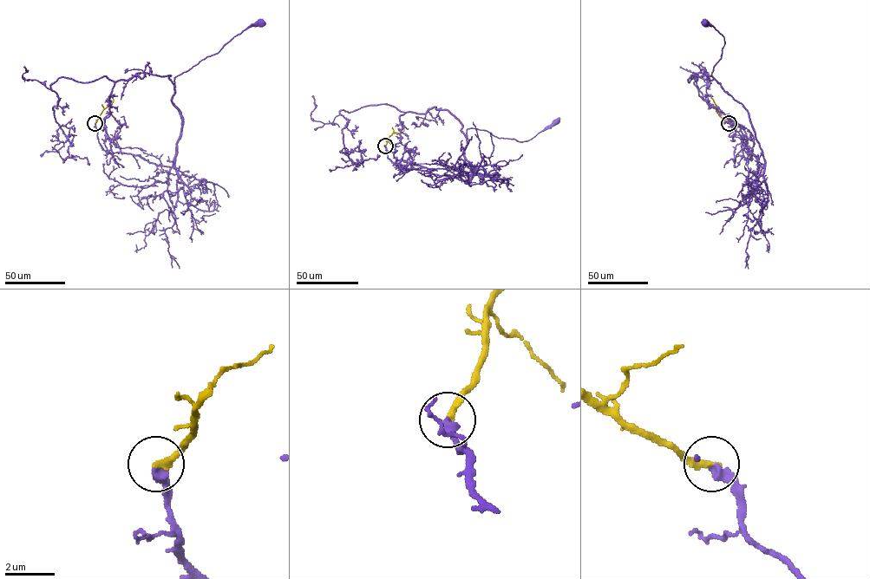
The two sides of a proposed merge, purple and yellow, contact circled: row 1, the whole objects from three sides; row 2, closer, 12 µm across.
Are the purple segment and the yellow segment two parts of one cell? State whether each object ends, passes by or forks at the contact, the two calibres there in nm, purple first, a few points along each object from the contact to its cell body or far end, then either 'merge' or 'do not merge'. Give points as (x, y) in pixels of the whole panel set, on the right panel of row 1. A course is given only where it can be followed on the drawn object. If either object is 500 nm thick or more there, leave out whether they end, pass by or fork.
purple ends there; yellow ends there; 380 nm thick on the purple side, 300 nm on the other; purple runs (729, 123), (763, 166), (763, 157), (748, 112), (711, 75), (724, 41), (705, 22); yellow runs (729, 123), (719, 115), (711, 97); merge

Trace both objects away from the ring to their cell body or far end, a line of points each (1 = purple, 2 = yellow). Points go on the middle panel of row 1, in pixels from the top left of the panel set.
1: (385, 146), (399, 168), (465, 182), (474, 169), (464, 154), (467, 129), (523, 141), (556, 122)
2: (385, 146), (388, 138), (393, 133), (400, 133), (404, 129), (402, 127)

